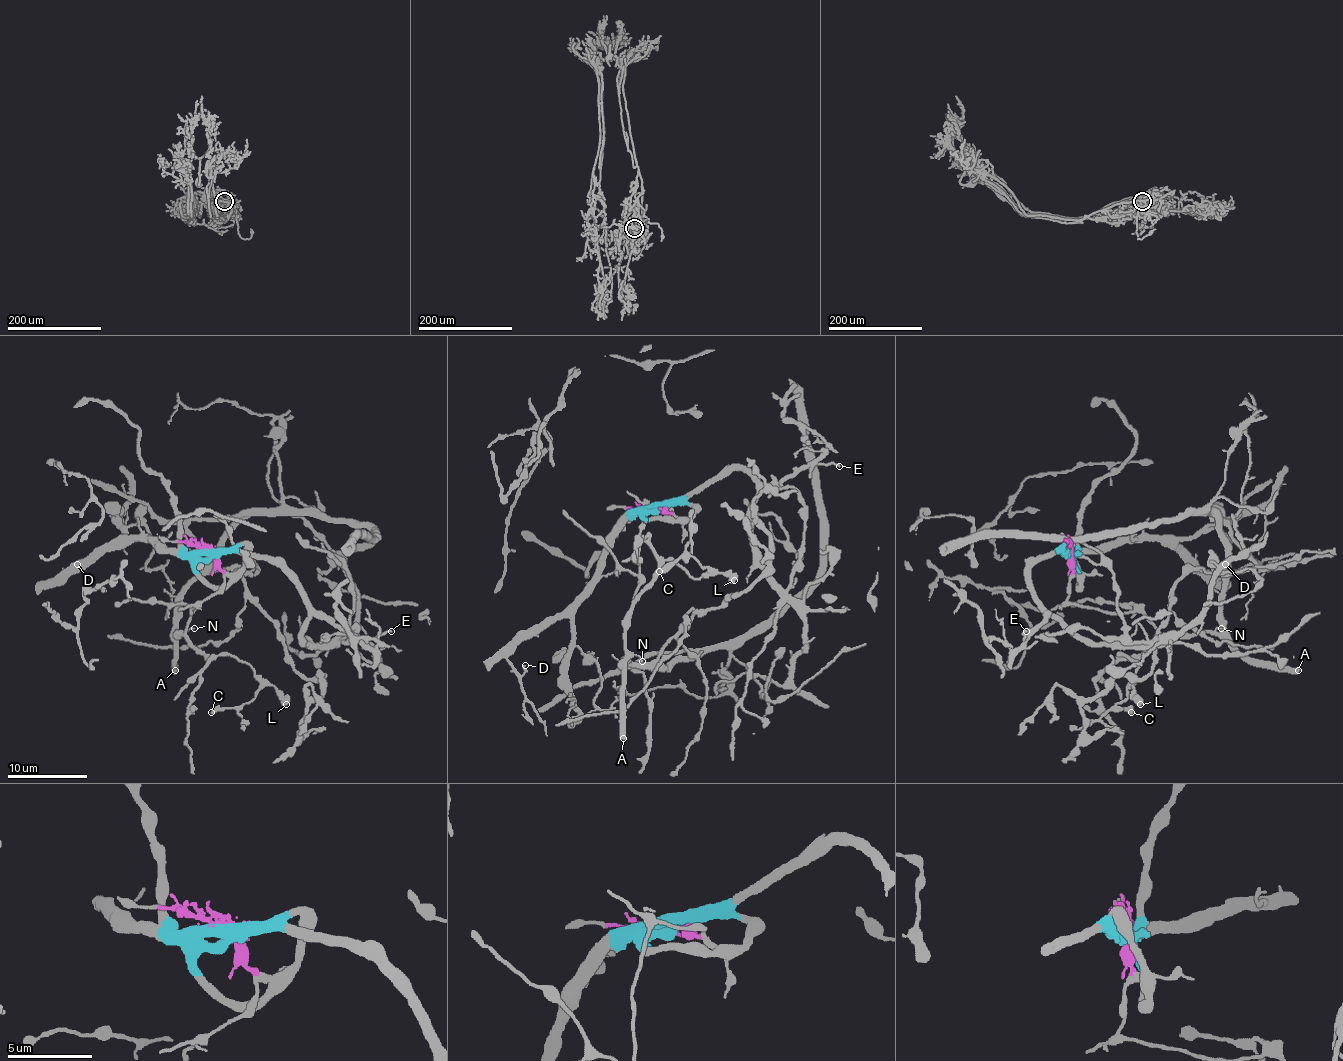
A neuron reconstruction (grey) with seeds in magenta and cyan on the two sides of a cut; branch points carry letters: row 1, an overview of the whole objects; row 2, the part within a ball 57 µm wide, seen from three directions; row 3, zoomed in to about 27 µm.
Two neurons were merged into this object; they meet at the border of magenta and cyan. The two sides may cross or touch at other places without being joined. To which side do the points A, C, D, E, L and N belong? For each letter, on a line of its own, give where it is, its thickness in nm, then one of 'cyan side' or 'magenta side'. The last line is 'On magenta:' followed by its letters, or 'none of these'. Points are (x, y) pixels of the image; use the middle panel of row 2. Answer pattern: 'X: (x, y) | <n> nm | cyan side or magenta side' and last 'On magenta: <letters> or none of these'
A: (623, 738) | 500 nm | magenta side
C: (659, 571) | 420 nm | magenta side
D: (525, 665) | 130 nm | cyan side
E: (839, 466) | 110 nm | cyan side
L: (734, 580) | 440 nm | magenta side
N: (642, 661) | 110 nm | magenta side
On magenta: A, C, L, N

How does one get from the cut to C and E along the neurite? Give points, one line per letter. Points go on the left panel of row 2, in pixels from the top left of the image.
C: (208, 548), (224, 584), (190, 611), (186, 635), (204, 655), (246, 663), (260, 683), (244, 705), (210, 713)
E: (208, 548), (234, 548), (268, 556), (316, 611), (361, 639), (391, 631)

